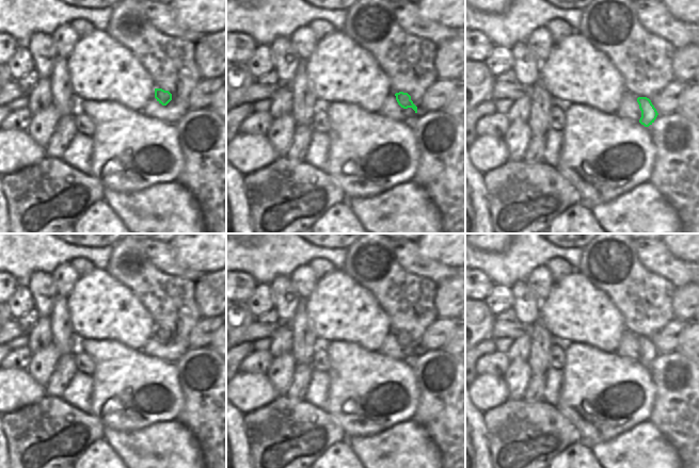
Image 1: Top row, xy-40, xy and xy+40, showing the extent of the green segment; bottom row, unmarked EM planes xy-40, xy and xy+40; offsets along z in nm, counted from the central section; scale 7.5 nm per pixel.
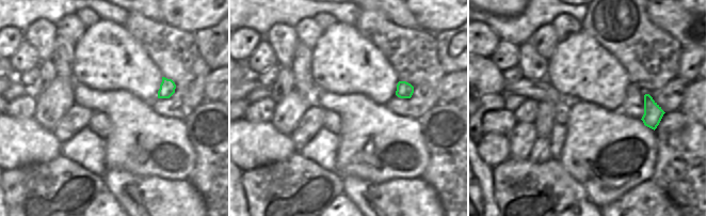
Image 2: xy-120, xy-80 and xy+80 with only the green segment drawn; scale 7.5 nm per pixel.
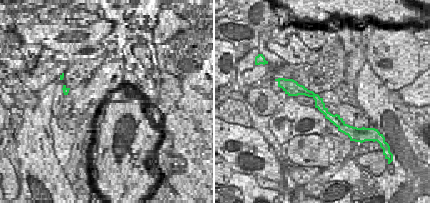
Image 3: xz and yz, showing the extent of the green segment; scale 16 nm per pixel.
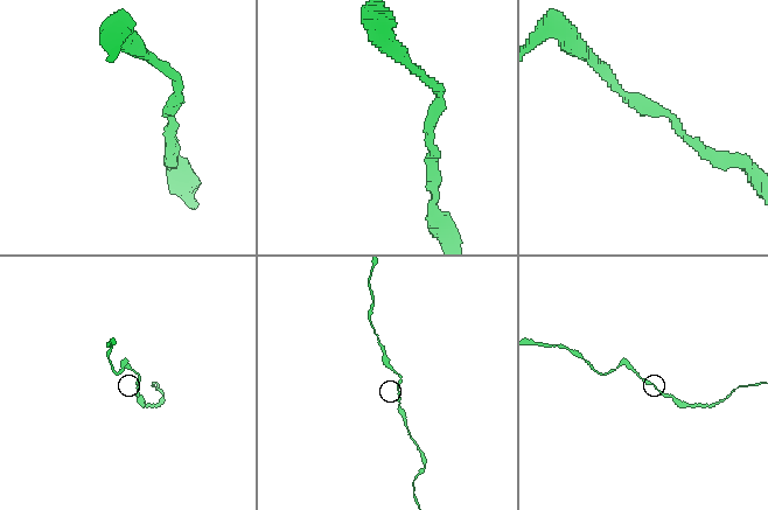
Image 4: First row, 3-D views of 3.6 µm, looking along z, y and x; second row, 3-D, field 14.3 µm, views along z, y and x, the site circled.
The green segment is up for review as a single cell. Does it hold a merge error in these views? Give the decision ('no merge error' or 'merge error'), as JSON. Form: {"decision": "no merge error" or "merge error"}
{"decision": "no merge error"}

